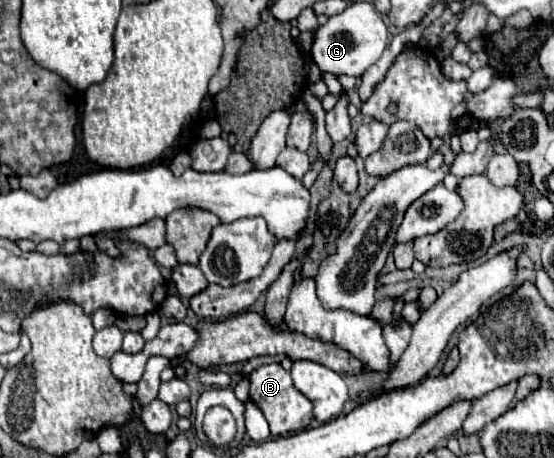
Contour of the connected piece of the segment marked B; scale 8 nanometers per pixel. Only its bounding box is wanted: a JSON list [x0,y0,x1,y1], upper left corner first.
[250,363,312,437]

